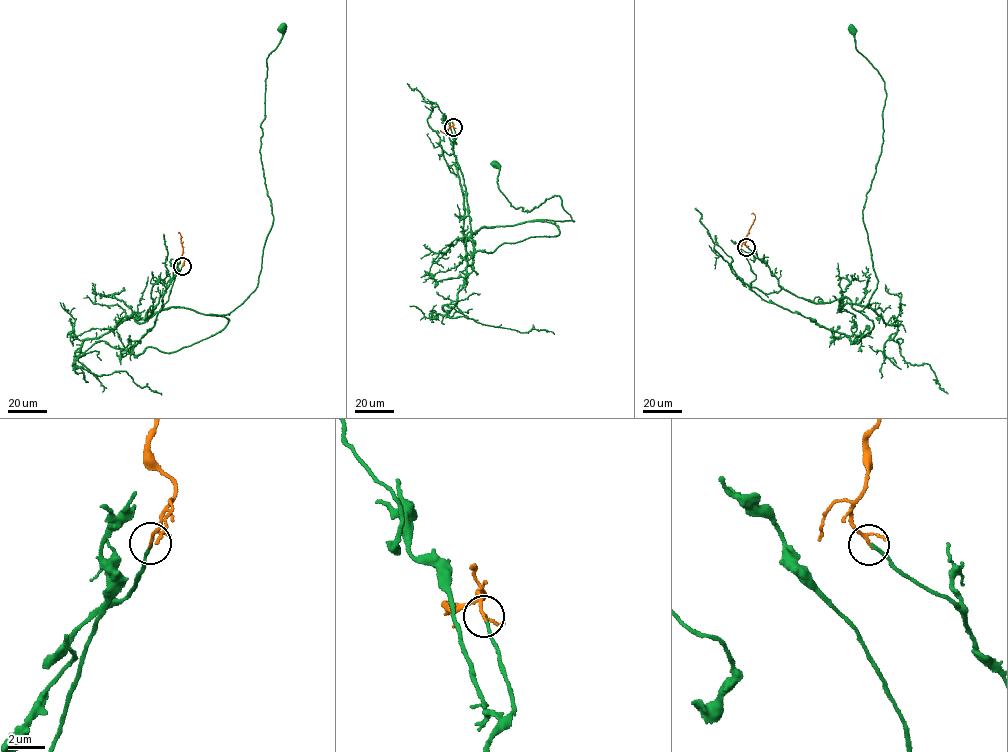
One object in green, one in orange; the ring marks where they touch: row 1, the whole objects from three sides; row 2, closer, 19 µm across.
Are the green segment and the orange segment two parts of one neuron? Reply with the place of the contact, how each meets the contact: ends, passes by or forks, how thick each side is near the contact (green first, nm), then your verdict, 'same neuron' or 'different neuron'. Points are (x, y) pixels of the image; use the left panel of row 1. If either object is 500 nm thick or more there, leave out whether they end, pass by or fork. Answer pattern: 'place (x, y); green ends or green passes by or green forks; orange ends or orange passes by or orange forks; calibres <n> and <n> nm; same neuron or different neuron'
place (182, 266); green ends; orange passes by; calibres 160 and 130 nm; same neuron

